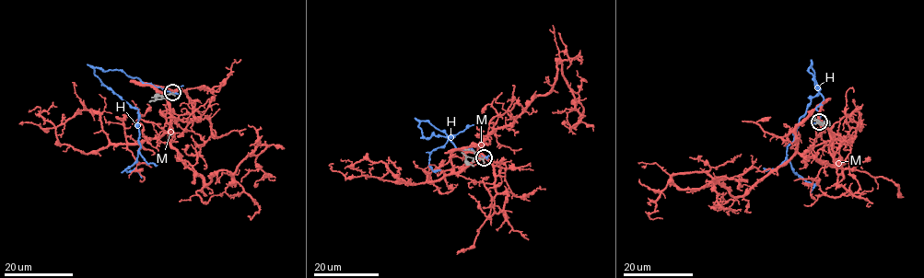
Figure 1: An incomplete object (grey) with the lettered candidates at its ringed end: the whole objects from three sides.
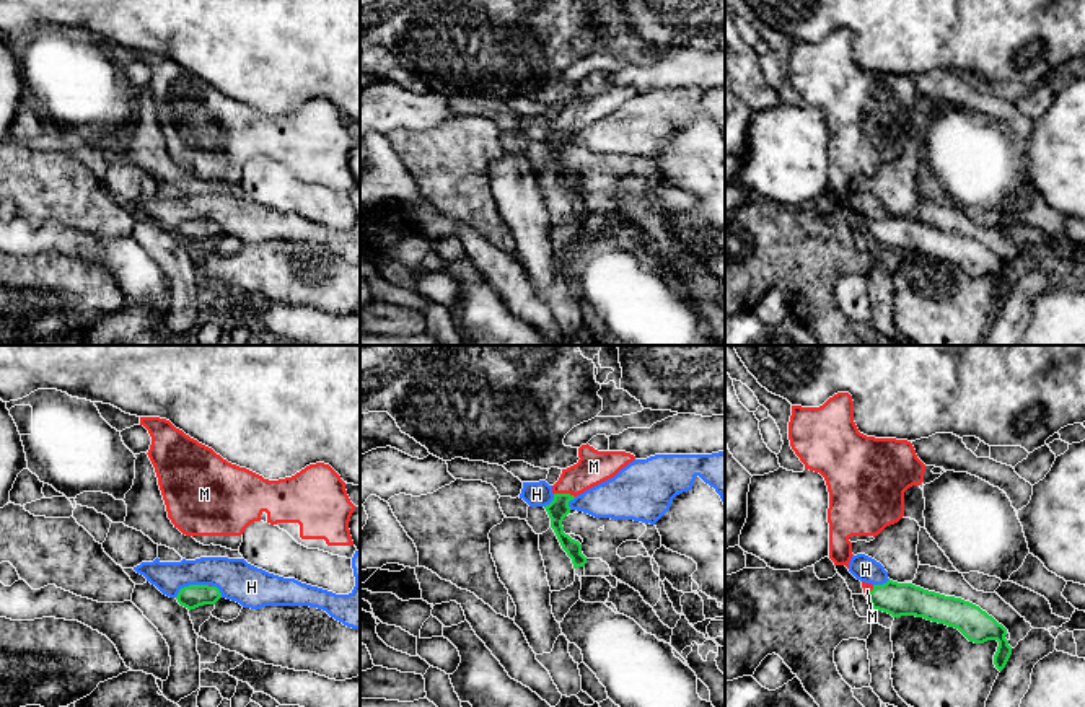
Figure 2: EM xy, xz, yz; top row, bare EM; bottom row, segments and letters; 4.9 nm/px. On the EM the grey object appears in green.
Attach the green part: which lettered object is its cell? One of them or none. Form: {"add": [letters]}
{"add": ["M"]}

